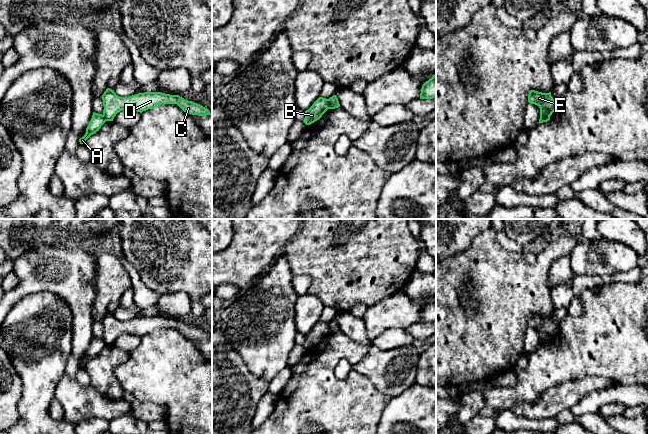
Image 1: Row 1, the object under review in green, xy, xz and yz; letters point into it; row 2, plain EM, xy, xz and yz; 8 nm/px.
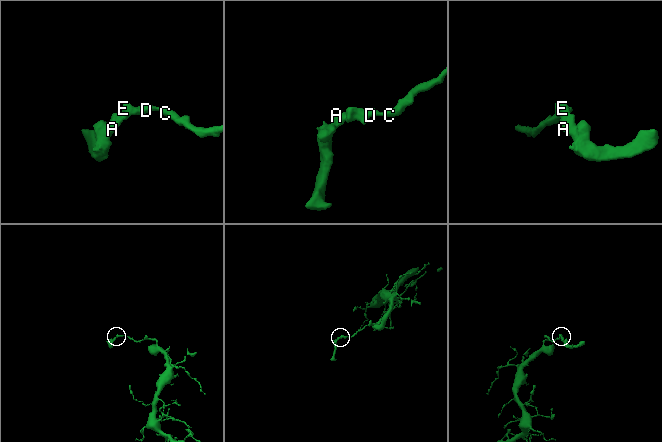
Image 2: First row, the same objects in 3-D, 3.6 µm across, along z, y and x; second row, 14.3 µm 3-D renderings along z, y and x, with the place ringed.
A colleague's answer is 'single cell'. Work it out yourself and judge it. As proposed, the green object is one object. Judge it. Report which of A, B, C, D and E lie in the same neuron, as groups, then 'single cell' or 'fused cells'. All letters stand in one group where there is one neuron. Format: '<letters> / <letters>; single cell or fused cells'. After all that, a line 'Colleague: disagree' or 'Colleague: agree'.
A B / C D E; fused cells
Colleague: disagree

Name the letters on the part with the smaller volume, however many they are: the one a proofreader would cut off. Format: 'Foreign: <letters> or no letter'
Foreign: A, B

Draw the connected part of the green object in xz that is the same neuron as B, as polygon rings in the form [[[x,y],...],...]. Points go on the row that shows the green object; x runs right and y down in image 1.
[[[319,97],[313,105],[305,111],[305,118],[303,122],[310,125],[319,120],[322,115],[329,109],[329,99]]]

